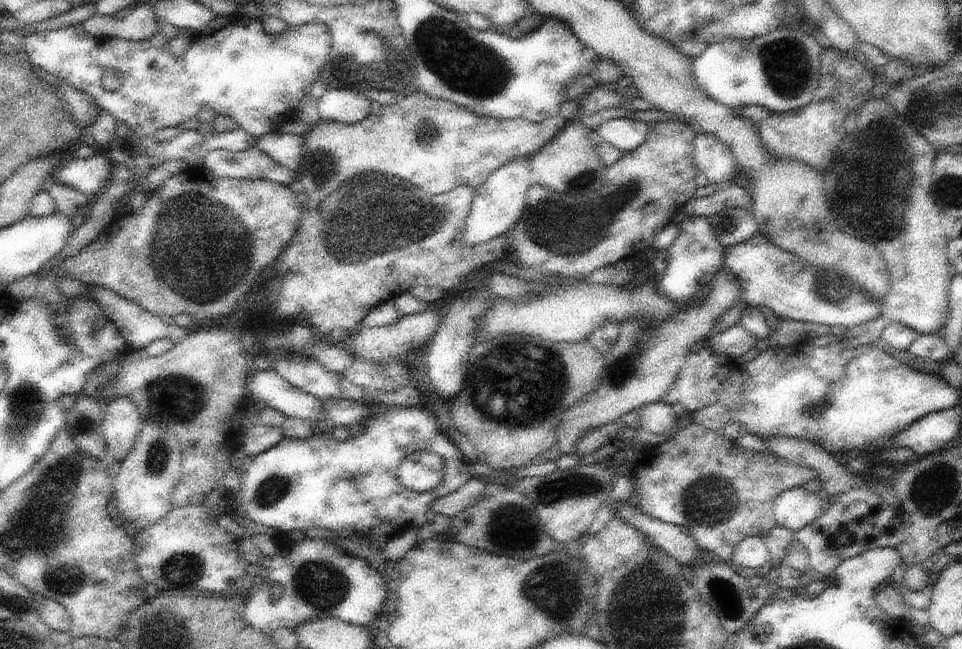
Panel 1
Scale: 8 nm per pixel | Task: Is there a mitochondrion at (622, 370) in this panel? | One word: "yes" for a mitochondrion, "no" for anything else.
yes

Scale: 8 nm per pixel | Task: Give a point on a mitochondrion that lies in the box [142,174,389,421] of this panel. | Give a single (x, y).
(174, 251)

